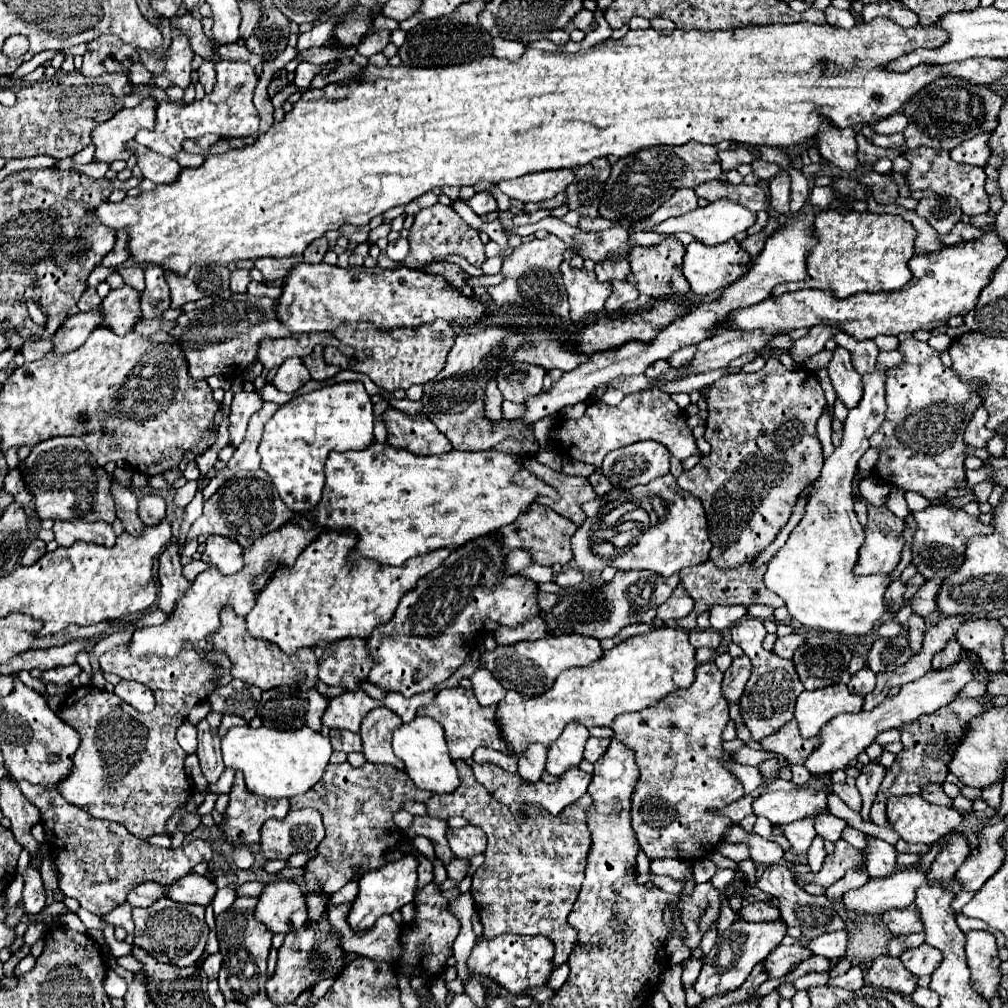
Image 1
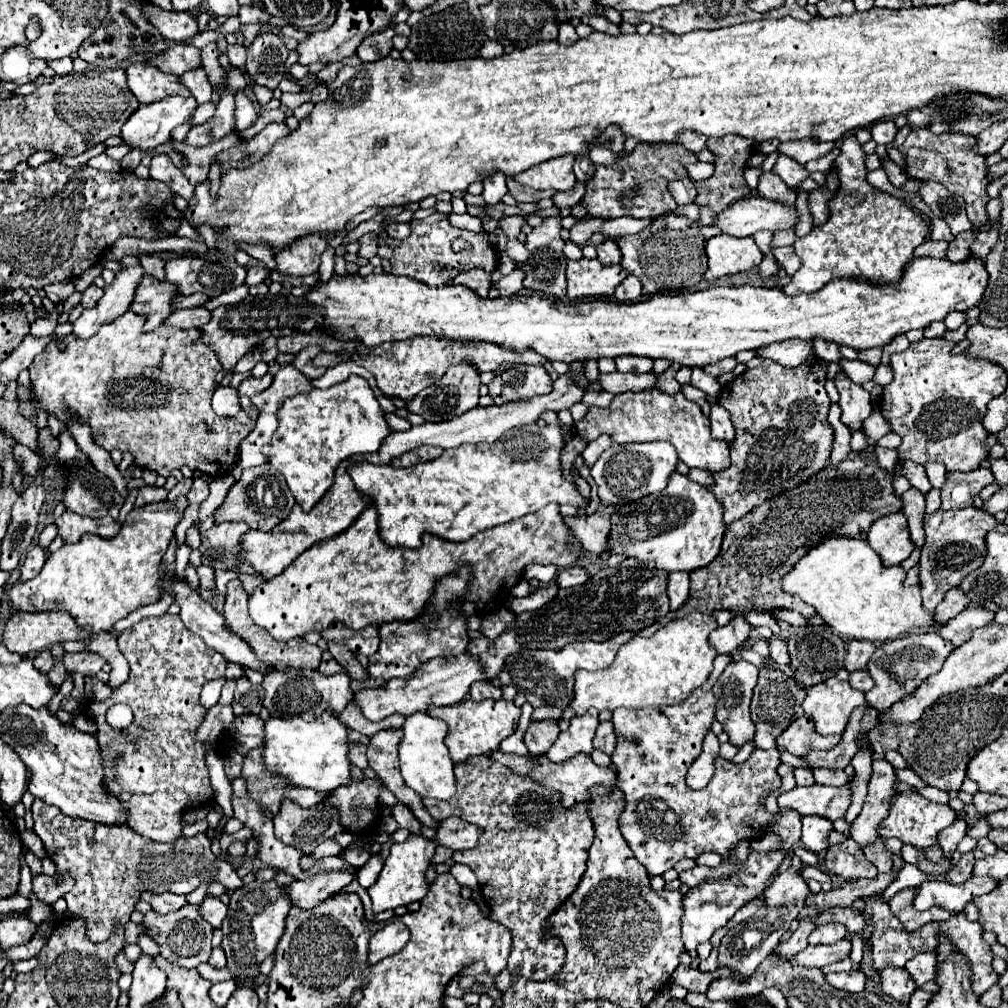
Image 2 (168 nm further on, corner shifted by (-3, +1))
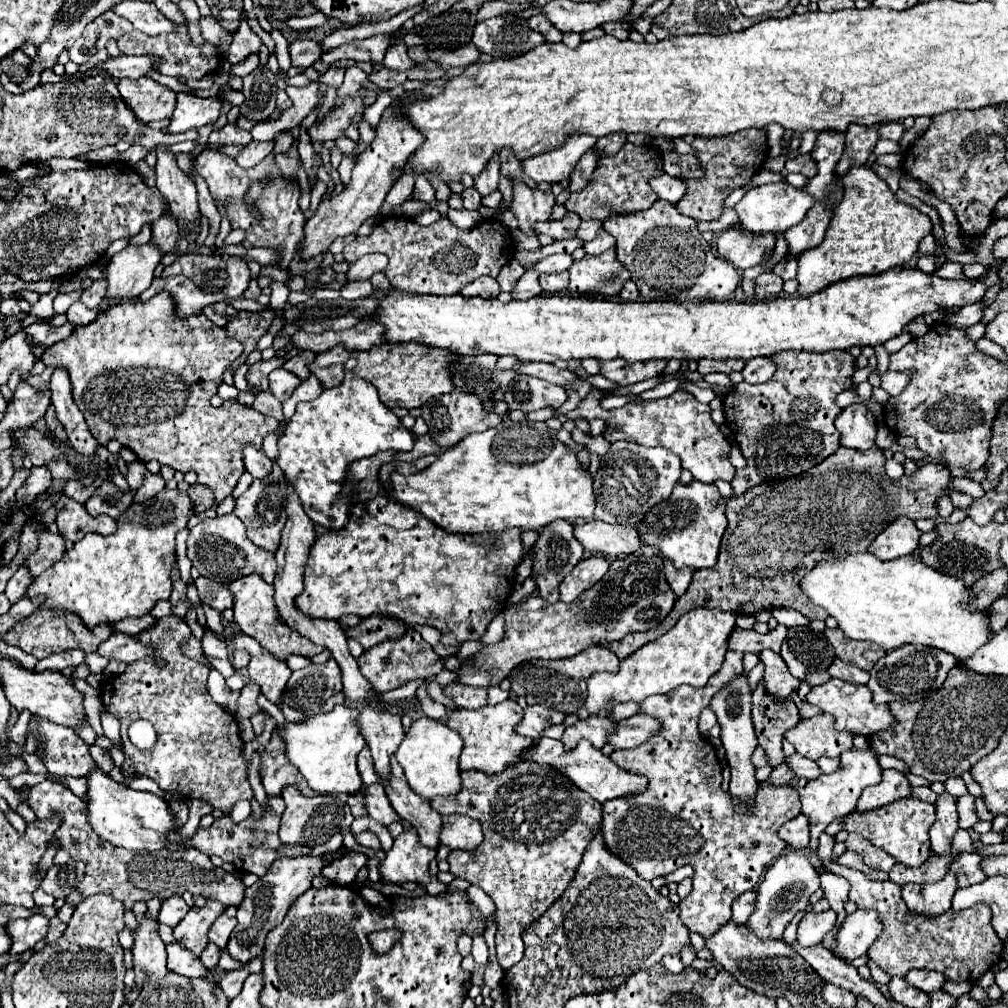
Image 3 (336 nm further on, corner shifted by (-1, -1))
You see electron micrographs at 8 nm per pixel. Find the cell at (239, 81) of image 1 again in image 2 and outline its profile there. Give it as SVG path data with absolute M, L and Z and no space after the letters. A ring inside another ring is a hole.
M243 90L235 92L235 132L243 132L253 126L257 120L257 112L253 102L247 98Z

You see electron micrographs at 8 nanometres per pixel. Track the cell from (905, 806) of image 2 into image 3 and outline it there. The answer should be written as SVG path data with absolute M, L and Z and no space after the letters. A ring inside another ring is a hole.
M901 798L887 806L873 808L869 812L853 810L843 818L843 830L857 832L863 838L867 838L873 846L885 850L889 856L893 856L897 862L917 868L929 858L929 828L935 820L935 806L921 802L919 798Z

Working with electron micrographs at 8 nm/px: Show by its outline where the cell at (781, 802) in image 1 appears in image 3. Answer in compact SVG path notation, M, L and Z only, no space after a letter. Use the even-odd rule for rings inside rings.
M871 746L851 748L839 756L839 768L835 772L809 780L805 788L799 788L799 798L803 802L803 814L809 820L809 824L815 828L815 836L811 836L811 840L809 840L809 852L817 852L819 834L827 828L827 824L853 812L861 792L867 786L881 782L881 772L883 772L883 768L879 766L879 754Z

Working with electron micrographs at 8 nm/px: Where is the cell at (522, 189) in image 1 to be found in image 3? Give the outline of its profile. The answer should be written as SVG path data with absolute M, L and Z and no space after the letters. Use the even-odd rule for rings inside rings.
M571 134L567 136L565 144L561 148L531 156L523 160L523 170L527 176L531 176L537 184L541 182L561 182L569 178L569 174L575 170L575 164L579 158L595 146L597 138L587 134Z

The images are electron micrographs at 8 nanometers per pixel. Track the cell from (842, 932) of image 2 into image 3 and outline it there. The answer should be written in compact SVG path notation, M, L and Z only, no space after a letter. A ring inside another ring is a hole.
M827 910L827 912L807 912L803 916L803 920L799 922L799 928L797 928L797 940L799 944L805 944L805 946L813 946L813 944L819 944L823 940L823 936L833 928L835 924L835 912L833 910Z

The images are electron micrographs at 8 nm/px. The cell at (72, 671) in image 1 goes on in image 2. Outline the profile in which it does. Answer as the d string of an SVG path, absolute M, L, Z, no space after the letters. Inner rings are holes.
M87 652L87 654L65 654L63 658L63 664L67 668L67 672L79 672L81 676L95 676L105 660L93 652Z

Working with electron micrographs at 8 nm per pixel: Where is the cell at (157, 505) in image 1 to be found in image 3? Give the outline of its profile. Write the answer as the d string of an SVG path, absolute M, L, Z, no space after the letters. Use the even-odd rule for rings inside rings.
M145 472L145 480L143 480L143 486L135 492L135 502L147 502L151 500L153 496L157 496L157 492L161 492L165 488L165 480L161 478L161 474L151 474L151 472Z

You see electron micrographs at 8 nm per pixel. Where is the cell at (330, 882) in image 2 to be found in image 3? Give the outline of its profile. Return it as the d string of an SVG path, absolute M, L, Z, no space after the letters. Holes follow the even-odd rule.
M349 852L345 854L341 860L335 860L333 864L325 866L325 872L321 872L327 878L335 878L341 886L349 884L355 880L357 872L365 866L367 856L365 854L357 854L357 852Z

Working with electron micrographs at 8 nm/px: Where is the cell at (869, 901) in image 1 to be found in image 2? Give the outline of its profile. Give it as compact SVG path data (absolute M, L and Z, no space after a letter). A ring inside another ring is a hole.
M971 876L963 884L951 884L945 878L933 878L933 880L925 880L919 886L913 898L913 906L915 910L927 910L931 906L941 906L951 912L961 912L967 902L971 902L975 896L991 892L995 886L997 882L987 876L983 878Z

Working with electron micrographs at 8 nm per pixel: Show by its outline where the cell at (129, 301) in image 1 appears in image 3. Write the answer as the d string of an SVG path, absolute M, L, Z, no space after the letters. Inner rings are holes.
M171 276L171 278L155 278L153 284L139 296L141 302L153 298L161 290L167 290L173 300L177 300L177 314L179 316L193 316L201 314L205 306L225 302L227 296L217 296L217 294L207 294L201 292L189 278L185 276Z

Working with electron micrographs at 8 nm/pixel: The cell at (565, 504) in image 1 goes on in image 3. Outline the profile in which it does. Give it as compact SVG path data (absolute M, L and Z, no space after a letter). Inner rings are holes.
M601 520L575 526L575 536L587 552L599 552L609 558L617 558L619 554L633 554L645 546L637 530L629 526L605 524Z

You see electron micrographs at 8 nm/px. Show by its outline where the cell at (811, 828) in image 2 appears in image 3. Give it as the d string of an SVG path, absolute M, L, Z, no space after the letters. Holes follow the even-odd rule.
M795 816L791 818L789 822L785 822L781 828L779 828L779 838L783 842L787 842L791 848L807 848L809 846L809 824L805 820L805 816Z

